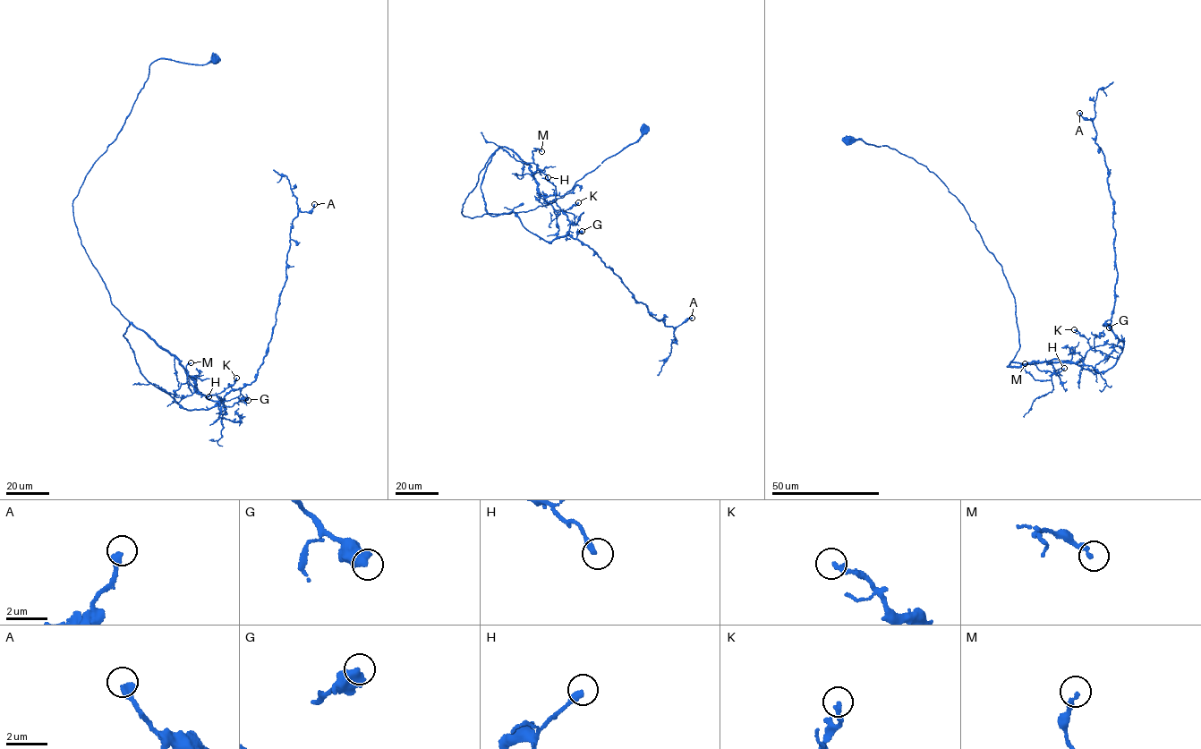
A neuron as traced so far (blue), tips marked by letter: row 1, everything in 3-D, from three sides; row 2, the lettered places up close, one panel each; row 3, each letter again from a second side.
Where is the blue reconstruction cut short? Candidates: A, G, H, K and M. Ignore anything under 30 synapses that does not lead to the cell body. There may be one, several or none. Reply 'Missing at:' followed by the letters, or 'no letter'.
Missing at: no letter

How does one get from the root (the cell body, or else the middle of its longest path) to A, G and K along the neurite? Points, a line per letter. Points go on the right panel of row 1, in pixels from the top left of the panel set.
A: (849, 140), (912, 157), (964, 206), (1014, 298), (1010, 362), (1100, 372), (1123, 345), (1113, 203), (1079, 113)
G: (849, 140), (912, 157), (964, 206), (1014, 298), (1019, 347), (1010, 362), (1105, 371), (1123, 345), (1109, 327)
K: (849, 140), (912, 157), (964, 206), (1014, 298), (1019, 349), (1007, 366), (1083, 360), (1088, 343), (1074, 329)

